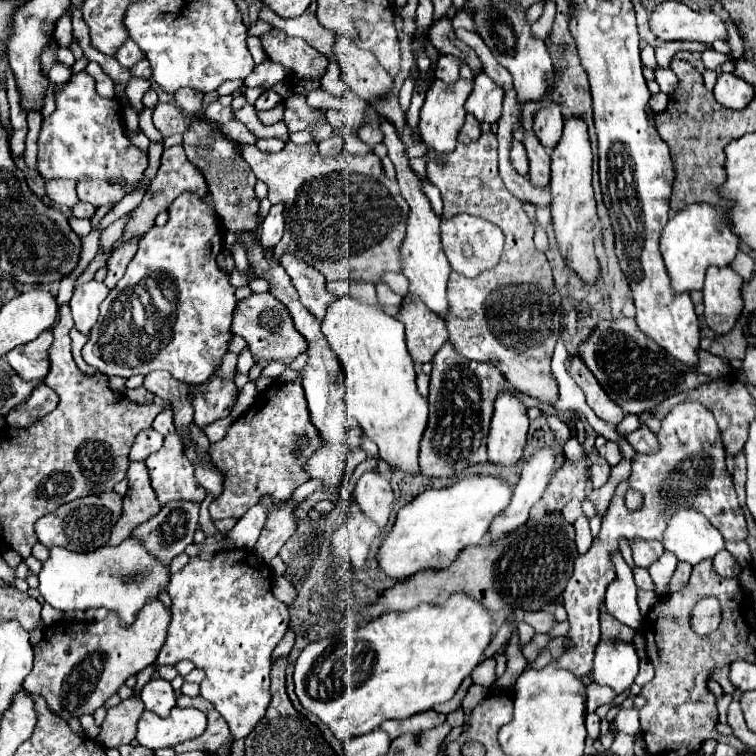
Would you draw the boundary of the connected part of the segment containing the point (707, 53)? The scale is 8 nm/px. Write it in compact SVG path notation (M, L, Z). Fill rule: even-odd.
M706 48L706 50L702 52L702 62L704 62L704 66L706 66L708 70L718 70L726 60L728 60L728 56L716 52L714 48Z

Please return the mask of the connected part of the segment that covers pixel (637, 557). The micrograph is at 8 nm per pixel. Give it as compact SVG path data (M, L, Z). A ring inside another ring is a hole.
M646 540L646 542L630 542L632 548L632 556L634 556L634 564L640 568L650 568L664 552L660 542L654 540Z

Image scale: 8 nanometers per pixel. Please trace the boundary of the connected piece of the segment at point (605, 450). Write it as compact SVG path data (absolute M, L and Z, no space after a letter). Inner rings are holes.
M608 440L602 448L598 448L598 454L604 456L610 466L616 466L616 464L622 460L622 450L620 450L618 442L610 442L610 440Z

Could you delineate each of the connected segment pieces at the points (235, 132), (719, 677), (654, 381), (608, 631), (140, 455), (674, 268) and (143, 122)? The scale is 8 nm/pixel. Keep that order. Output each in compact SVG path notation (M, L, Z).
M238 120L222 125L221 129L223 134L232 141L242 144L255 144L257 141L257 137Z
M716 668L716 670L712 670L710 678L712 678L712 680L716 680L716 682L724 688L724 692L726 692L726 694L732 694L732 692L736 690L736 688L728 682L728 668Z
M632 318L600 322L592 336L580 346L580 358L584 360L584 364L592 370L604 392L608 392L608 396L626 414L640 414L654 408L668 396L692 390L694 386L706 384L714 378L722 378L722 374L732 374L732 366L726 364L722 358L712 356L706 350L700 350L698 356L700 364L696 370L680 364L676 358L670 358L670 354L666 354L646 334L642 334Z
M602 612L600 618L600 628L602 628L602 640L622 640L622 642L632 642L636 630L632 630L630 626L618 622L612 614Z
M154 428L142 430L142 434L138 434L132 450L130 450L130 460L132 462L140 462L146 460L152 452L162 448L162 434L158 434Z
M710 204L686 206L686 210L672 216L660 236L660 252L664 256L672 290L676 294L698 290L698 284L704 284L704 274L708 266L722 268L732 264L738 250L738 242L738 236L732 234L730 228L726 228L726 224L722 222L722 210Z
M143 108L139 114L139 127L151 141L163 143L163 136L153 125L152 113L153 109Z

